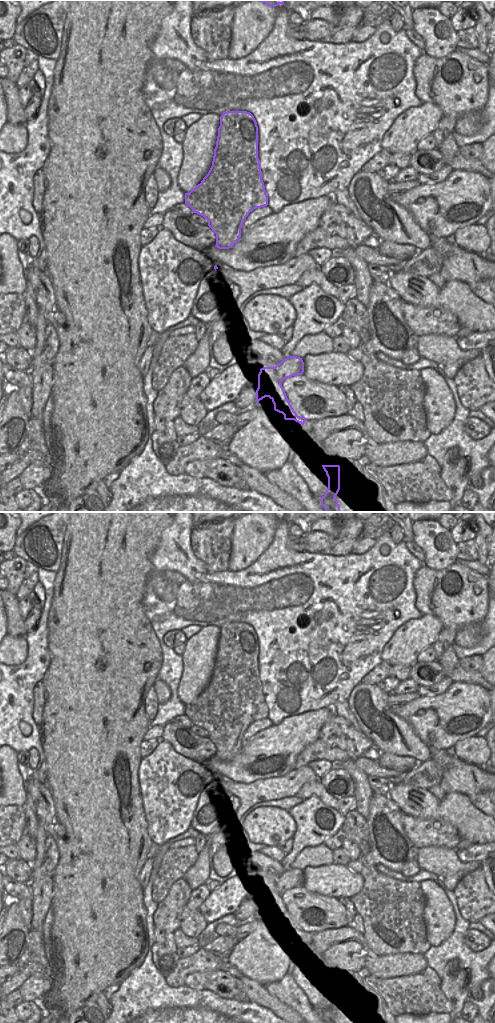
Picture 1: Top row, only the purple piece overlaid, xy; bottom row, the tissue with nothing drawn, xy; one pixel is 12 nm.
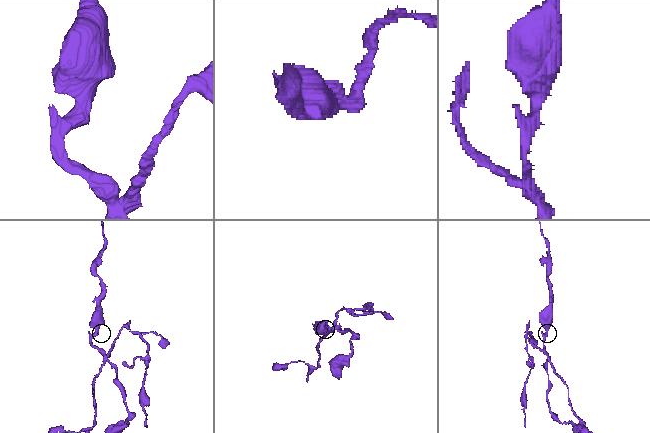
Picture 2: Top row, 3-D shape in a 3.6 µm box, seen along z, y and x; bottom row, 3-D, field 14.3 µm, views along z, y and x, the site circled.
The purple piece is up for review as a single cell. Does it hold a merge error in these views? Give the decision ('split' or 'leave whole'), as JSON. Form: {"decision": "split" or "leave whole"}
{"decision": "split"}

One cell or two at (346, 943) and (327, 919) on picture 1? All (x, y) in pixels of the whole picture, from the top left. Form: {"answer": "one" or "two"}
{"answer": "two"}

